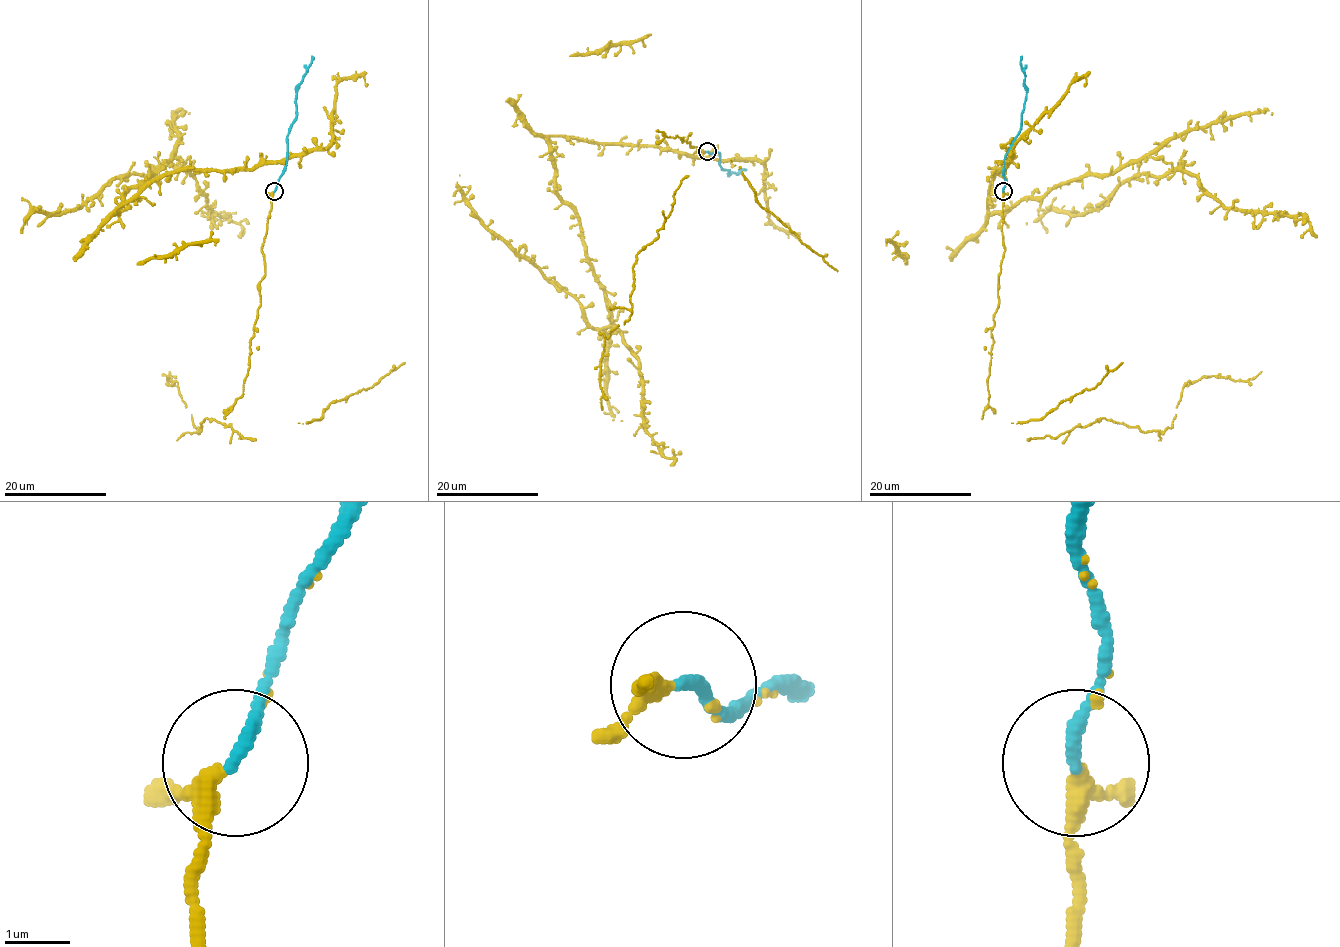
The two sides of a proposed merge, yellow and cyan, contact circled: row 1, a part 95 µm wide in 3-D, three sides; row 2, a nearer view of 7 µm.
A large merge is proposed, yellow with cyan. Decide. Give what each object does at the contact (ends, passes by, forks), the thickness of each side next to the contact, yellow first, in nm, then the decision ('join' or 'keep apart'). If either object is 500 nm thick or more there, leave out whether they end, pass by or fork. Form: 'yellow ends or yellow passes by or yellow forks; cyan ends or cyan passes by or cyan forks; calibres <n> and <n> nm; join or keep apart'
yellow forks; cyan ends; calibres 190 and 200 nm; join

